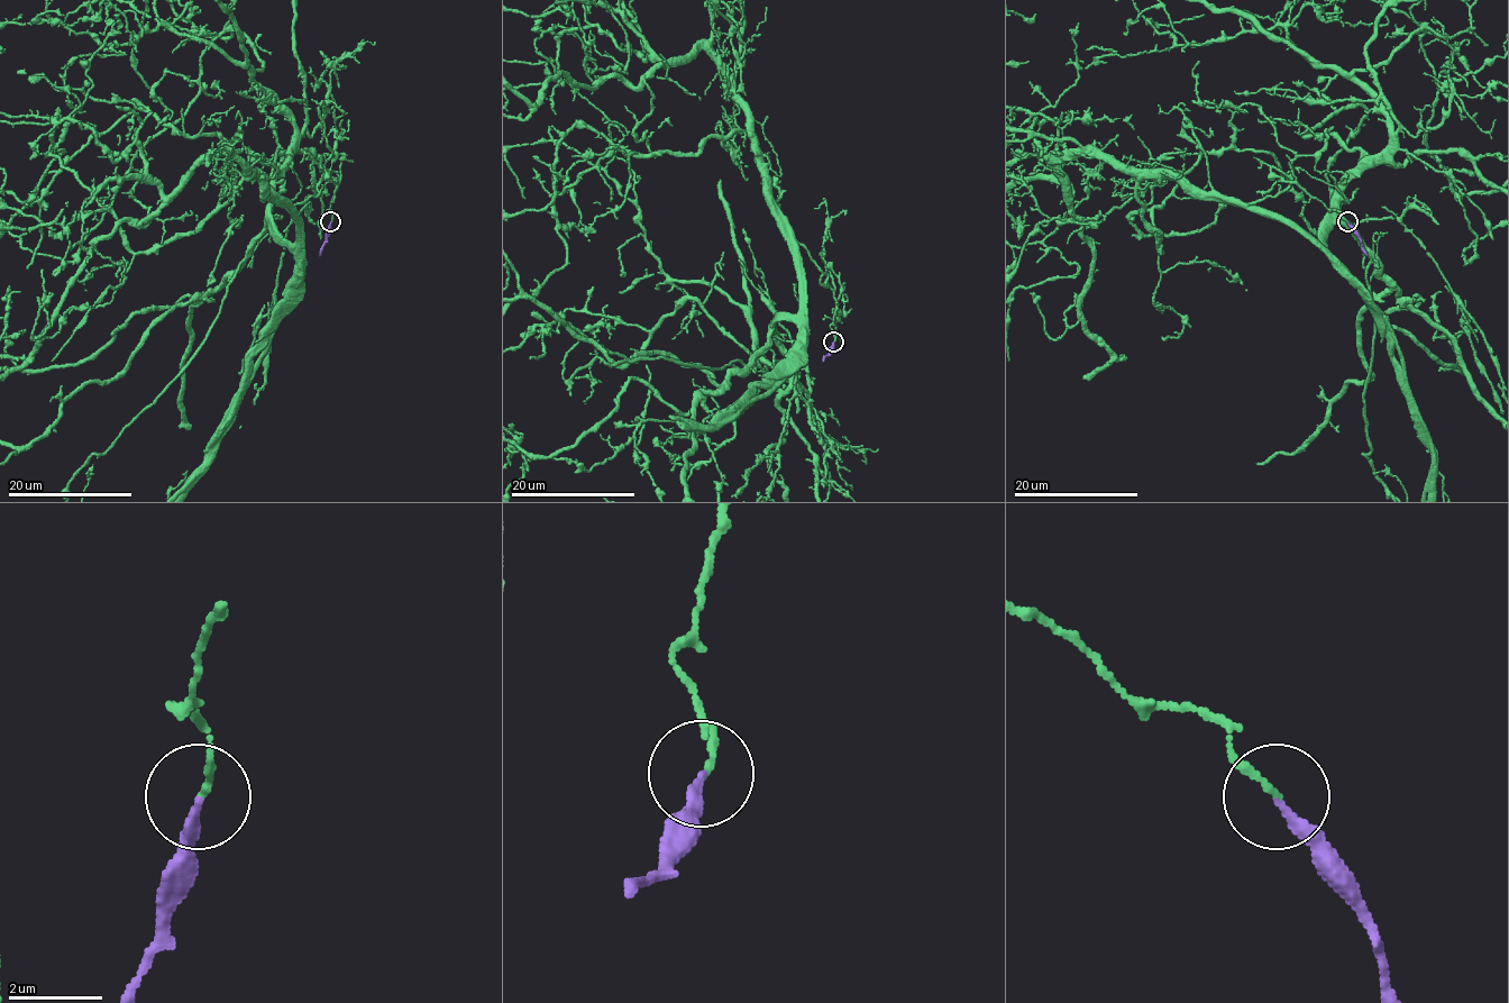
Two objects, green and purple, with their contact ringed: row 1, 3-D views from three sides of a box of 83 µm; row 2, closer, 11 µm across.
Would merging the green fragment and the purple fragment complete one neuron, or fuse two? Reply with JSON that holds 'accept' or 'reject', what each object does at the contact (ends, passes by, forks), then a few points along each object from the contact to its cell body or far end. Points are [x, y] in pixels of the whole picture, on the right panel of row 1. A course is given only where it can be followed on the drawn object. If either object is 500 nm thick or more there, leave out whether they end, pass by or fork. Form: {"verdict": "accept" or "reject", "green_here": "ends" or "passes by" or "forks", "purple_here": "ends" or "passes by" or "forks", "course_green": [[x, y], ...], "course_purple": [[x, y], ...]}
{"verdict": "reject", "green_here": "ends", "purple_here": "ends", "course_green": [[1347, 222], [1277, 167], [1291, 183], [1249, 204], [1304, 230], [1388, 339], [1432, 453]], "course_purple": [[1347, 222], [1368, 255]]}

